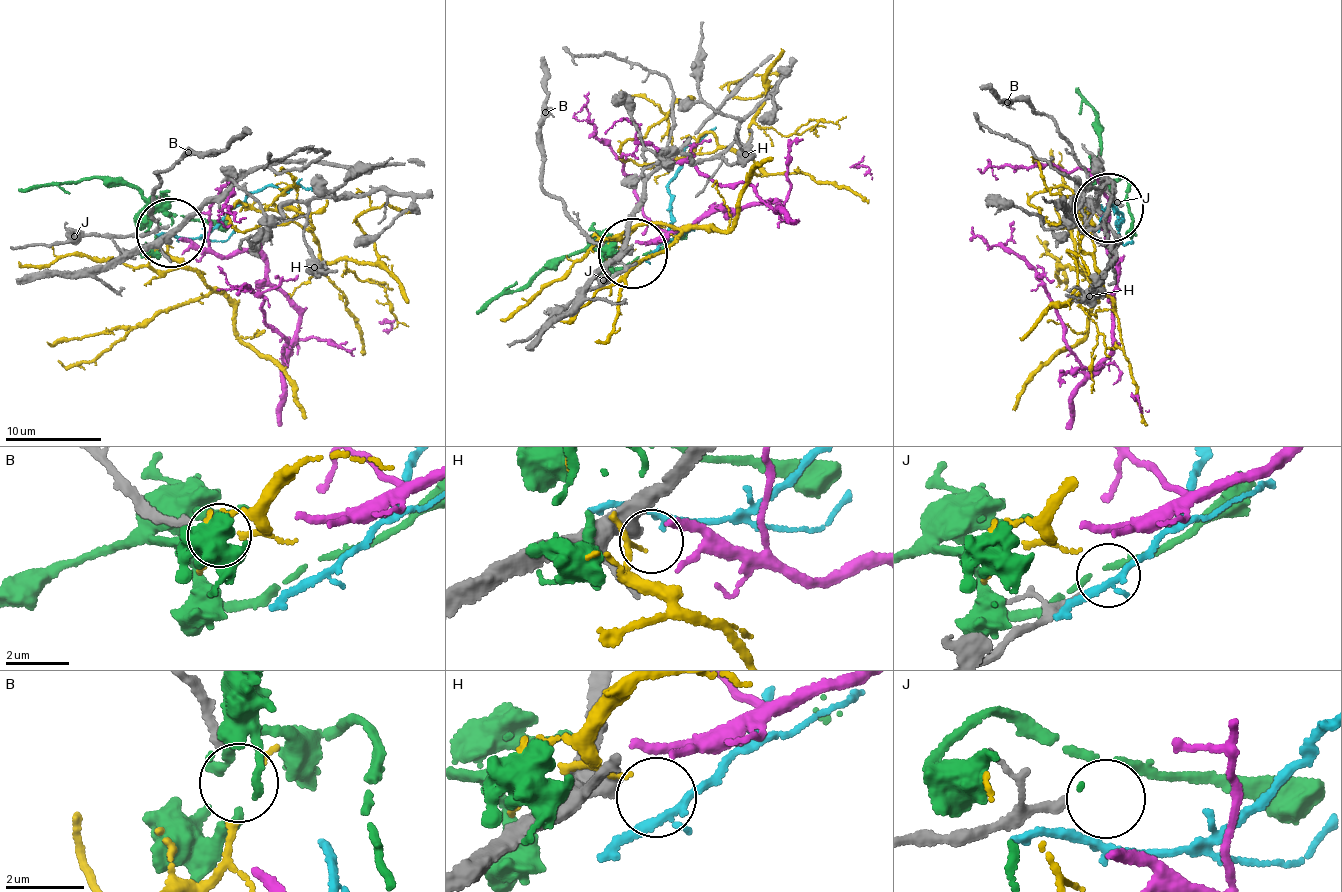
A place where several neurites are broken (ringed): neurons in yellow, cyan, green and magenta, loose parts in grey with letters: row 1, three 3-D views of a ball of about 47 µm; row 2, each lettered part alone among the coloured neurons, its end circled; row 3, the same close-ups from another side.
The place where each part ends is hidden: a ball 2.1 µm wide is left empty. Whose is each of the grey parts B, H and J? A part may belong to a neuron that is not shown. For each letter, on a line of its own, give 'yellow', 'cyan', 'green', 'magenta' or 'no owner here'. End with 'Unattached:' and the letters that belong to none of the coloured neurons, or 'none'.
B: no owner here
H: no owner here
J: no owner here
Unattached: B, H, J

